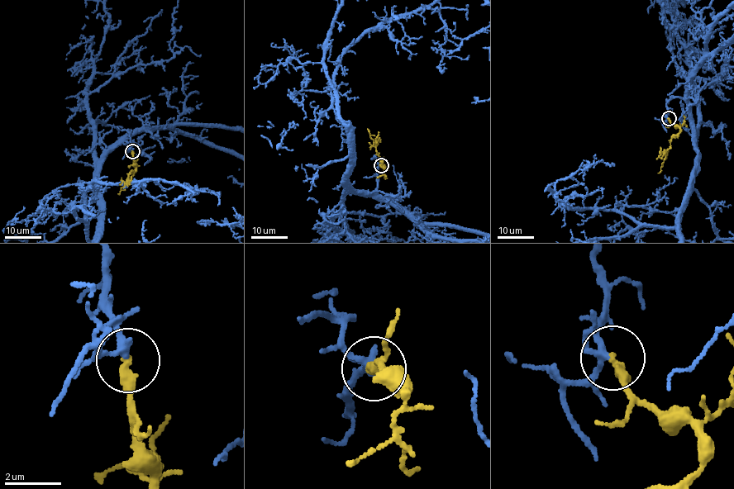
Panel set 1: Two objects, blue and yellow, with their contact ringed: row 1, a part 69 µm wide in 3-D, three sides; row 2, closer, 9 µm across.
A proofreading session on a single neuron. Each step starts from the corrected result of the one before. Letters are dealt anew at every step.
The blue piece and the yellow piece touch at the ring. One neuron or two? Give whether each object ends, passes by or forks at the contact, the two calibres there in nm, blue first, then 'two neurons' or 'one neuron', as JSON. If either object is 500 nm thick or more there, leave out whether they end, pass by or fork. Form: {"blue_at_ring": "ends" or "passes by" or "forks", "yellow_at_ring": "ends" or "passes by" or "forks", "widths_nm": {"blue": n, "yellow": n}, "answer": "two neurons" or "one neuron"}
{"blue_at_ring": "passes by", "yellow_at_ring": "ends", "widths_nm": {"blue": 240, "yellow": 360}, "answer": "one neuron"}

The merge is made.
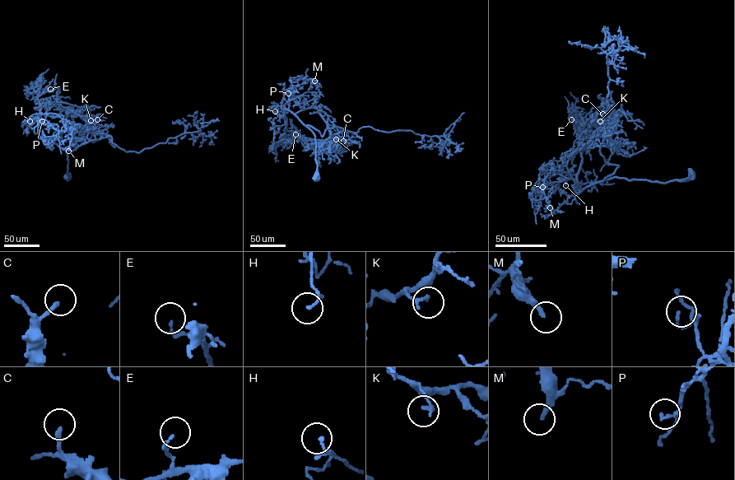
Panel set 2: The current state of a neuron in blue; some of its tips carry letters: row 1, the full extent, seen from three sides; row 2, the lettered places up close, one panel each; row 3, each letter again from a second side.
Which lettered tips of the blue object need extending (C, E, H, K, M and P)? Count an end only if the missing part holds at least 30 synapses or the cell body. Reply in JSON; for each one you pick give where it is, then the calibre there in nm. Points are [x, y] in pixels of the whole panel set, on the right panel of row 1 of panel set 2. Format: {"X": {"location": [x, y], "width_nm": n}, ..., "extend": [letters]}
{"M": {"location": [550, 207], "width_nm": 220}, "extend": ["M"]}

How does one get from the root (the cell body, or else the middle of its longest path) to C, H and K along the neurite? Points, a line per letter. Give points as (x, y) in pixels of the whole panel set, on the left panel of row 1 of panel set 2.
C: (67, 176), (67, 155), (58, 146), (72, 151), (97, 140), (87, 136), (95, 128), (97, 119)
H: (67, 176), (66, 151), (40, 137), (36, 114), (30, 117), (30, 121)
K: (67, 176), (67, 155), (58, 146), (72, 151), (97, 140), (87, 137), (95, 128), (81, 117), (90, 120)

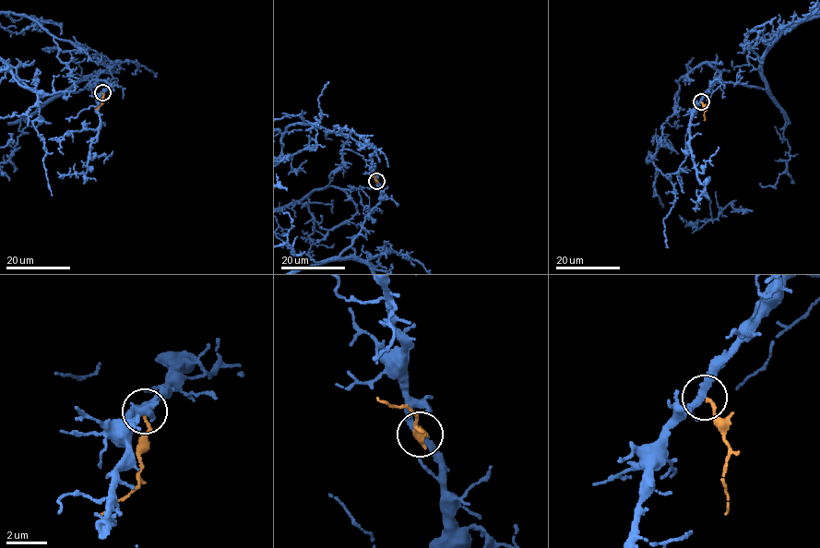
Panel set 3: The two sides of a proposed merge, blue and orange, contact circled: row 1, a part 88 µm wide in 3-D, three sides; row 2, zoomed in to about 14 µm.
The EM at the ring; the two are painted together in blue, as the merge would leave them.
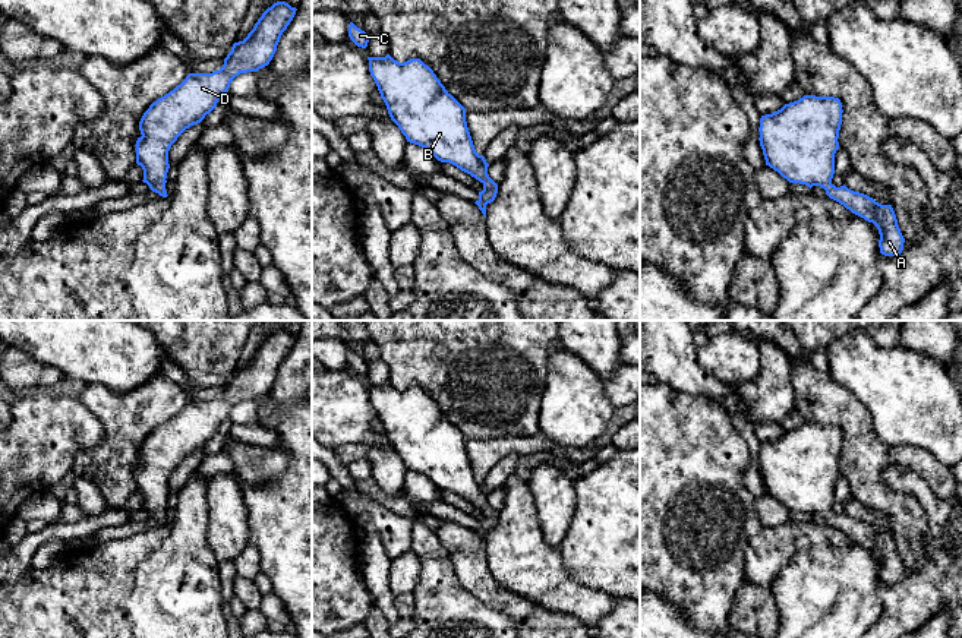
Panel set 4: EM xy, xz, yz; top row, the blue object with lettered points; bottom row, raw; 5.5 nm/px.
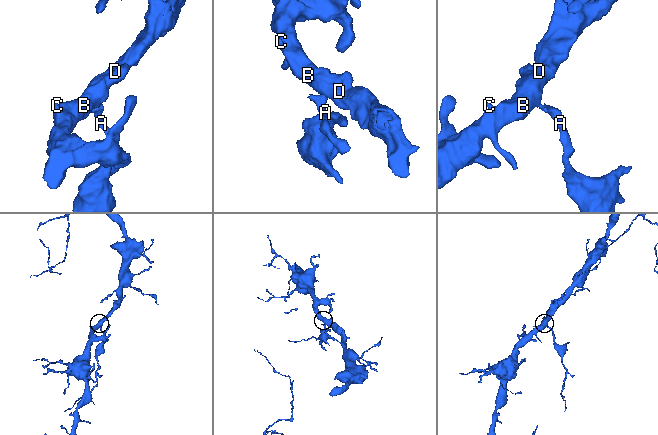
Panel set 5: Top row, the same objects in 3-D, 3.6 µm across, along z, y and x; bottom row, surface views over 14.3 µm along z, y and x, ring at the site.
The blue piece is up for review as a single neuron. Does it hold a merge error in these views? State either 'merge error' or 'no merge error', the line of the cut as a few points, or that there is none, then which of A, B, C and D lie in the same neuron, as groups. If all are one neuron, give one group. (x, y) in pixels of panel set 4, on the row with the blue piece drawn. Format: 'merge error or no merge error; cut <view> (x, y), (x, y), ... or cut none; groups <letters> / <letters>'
no merge error; cut none; groups A B C D

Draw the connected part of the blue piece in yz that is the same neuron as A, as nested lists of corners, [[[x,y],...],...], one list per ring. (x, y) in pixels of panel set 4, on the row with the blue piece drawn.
[[[804,95],[761,116],[758,140],[766,165],[789,183],[823,187],[830,199],[877,227],[881,255],[898,256],[905,239],[892,205],[832,183],[842,113],[839,98]]]

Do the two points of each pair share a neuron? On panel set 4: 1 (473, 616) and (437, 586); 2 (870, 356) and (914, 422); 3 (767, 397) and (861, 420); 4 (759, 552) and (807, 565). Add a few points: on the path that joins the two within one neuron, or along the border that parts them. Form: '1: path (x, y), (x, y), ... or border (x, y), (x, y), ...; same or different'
1: path (464, 613), (445, 594); same
2: path (879, 372), (912, 406); same
3: border (791, 370), (795, 408); different
4: border (811, 545), (798, 550), (769, 587); different

